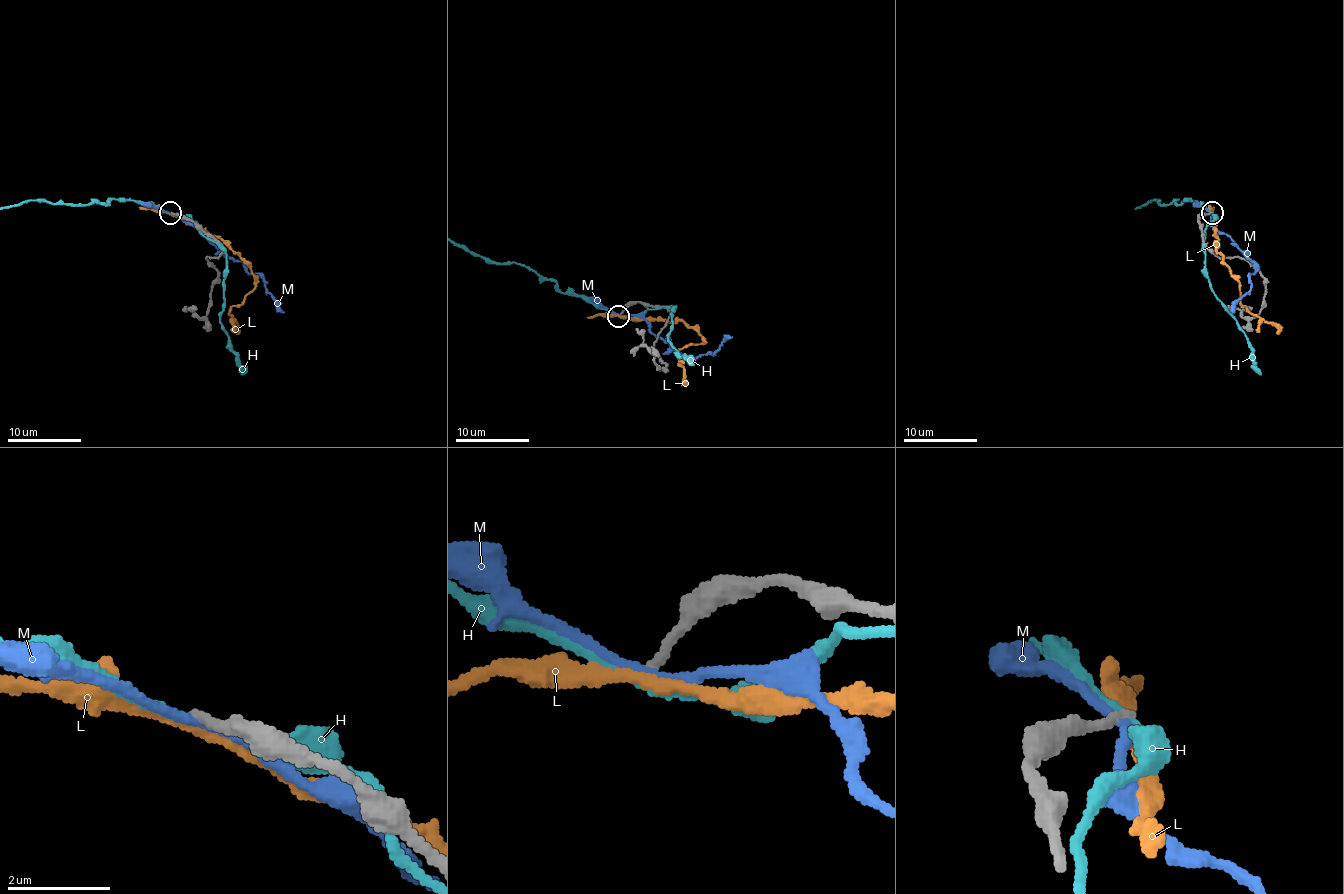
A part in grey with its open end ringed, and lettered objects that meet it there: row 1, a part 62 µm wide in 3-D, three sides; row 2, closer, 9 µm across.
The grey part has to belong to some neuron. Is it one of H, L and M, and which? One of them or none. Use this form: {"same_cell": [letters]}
{"same_cell": []}

